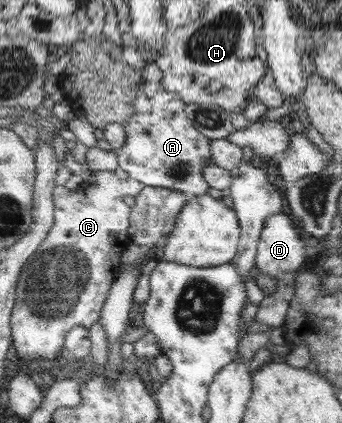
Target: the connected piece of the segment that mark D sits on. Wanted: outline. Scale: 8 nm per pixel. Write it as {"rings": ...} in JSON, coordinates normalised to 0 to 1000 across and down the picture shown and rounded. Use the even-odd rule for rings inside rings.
{"rings":[[[813,501],[781,511],[749,577],[740,643],[754,641],[804,660],[830,643],[868,641],[880,634],[892,586],[857,532],[851,518],[830,504]]]}

